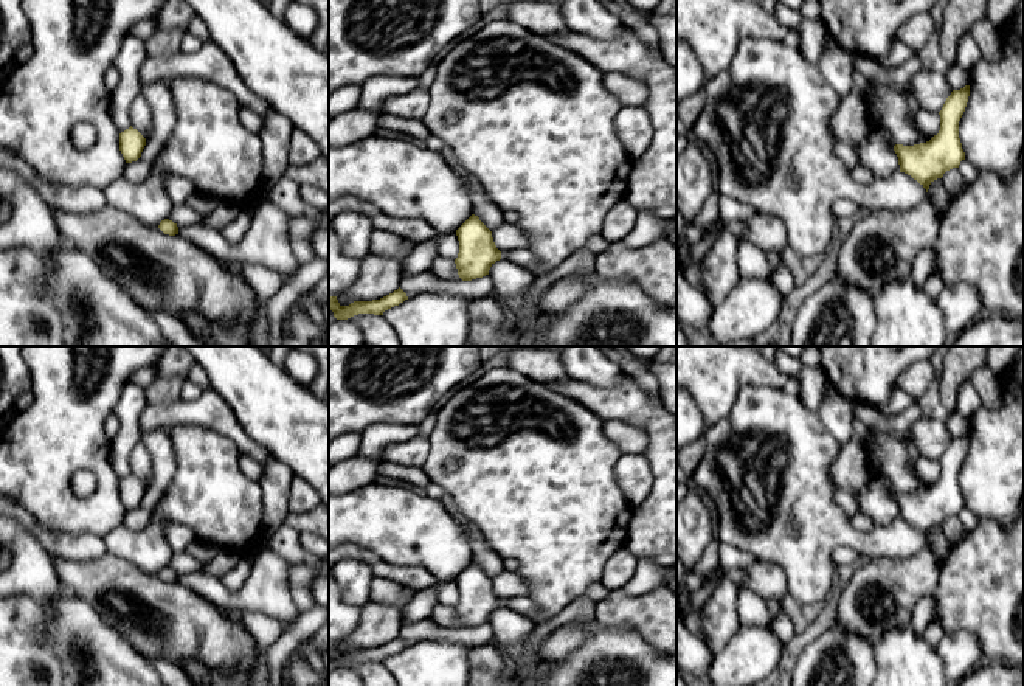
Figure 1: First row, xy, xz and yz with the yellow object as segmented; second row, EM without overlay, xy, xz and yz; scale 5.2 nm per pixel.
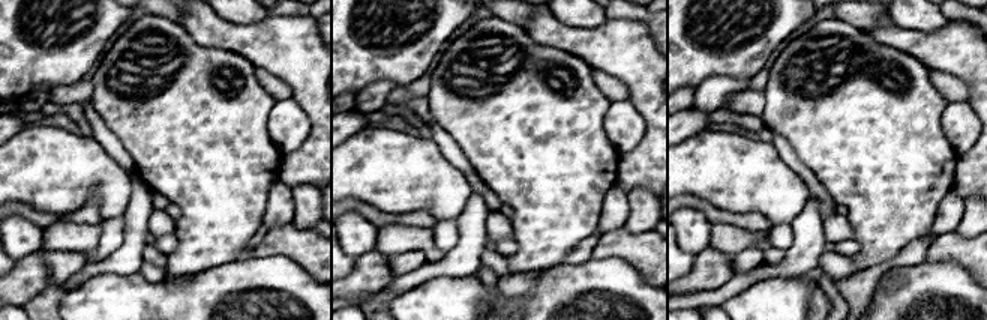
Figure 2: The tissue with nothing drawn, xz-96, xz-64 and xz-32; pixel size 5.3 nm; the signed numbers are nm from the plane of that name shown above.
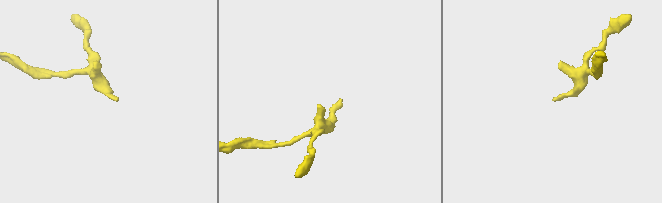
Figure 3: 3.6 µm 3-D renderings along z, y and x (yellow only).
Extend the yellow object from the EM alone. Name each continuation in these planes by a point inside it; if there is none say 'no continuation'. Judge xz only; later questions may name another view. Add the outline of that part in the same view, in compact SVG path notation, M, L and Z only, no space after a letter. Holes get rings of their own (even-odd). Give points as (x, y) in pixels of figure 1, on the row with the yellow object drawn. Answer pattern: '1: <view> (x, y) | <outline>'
1: xz (413, 286) | M431 270L402 279L400 289L408 298L417 296L427 292L439 292L448 295L459 295L465 298L483 298L493 290L493 281L489 275L472 281L462 279L442 279Z

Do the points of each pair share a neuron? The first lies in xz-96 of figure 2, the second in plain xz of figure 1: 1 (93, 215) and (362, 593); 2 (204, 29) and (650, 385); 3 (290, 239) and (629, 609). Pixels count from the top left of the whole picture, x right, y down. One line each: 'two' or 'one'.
1: two
2: two
3: one

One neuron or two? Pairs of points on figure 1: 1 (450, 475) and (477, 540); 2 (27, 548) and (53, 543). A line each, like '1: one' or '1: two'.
1: two
2: two

